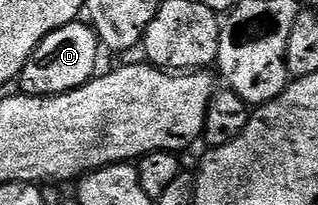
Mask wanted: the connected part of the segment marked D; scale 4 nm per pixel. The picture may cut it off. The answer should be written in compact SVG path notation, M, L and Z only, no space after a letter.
M81 20L52 31L32 51L28 63L24 63L17 84L22 85L21 92L32 97L55 97L58 93L67 93L86 85L95 76L100 62L97 51L100 42L97 33L89 24Z

